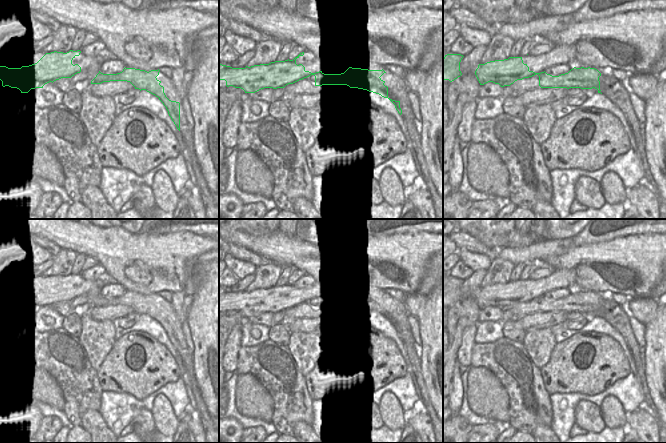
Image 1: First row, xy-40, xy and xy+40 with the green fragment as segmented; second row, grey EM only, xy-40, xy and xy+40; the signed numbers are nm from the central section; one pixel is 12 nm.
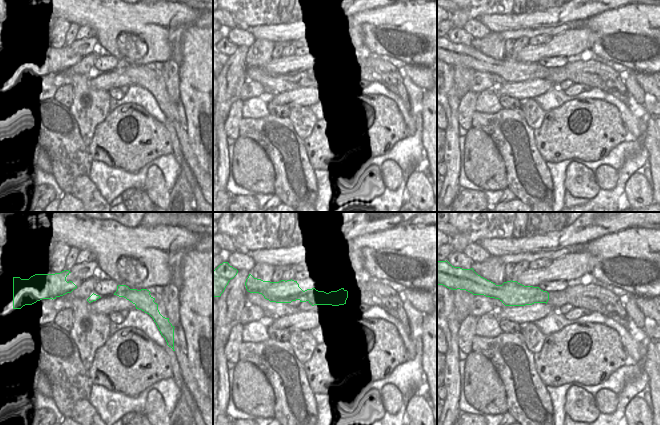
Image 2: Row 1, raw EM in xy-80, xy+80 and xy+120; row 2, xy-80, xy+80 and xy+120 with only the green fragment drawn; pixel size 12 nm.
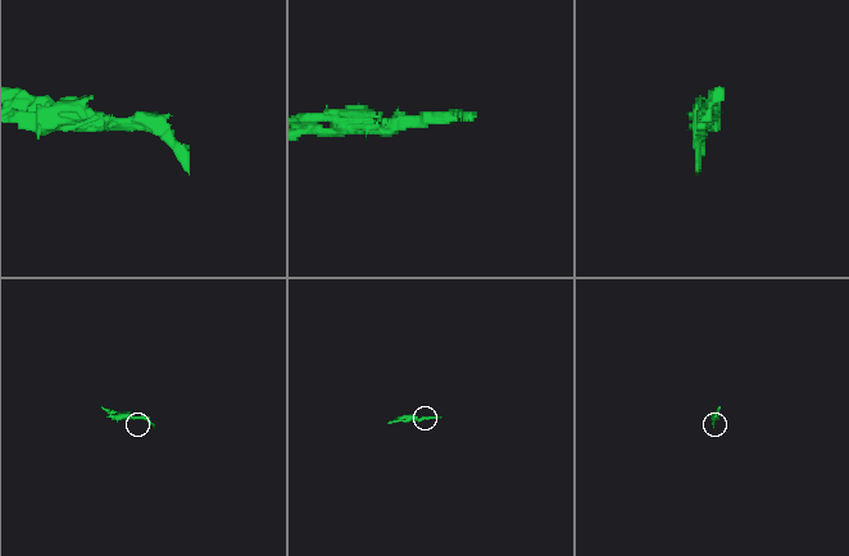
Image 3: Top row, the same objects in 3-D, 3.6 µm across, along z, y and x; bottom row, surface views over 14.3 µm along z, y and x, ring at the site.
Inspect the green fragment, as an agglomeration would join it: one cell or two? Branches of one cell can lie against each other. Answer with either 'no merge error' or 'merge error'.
merge error

